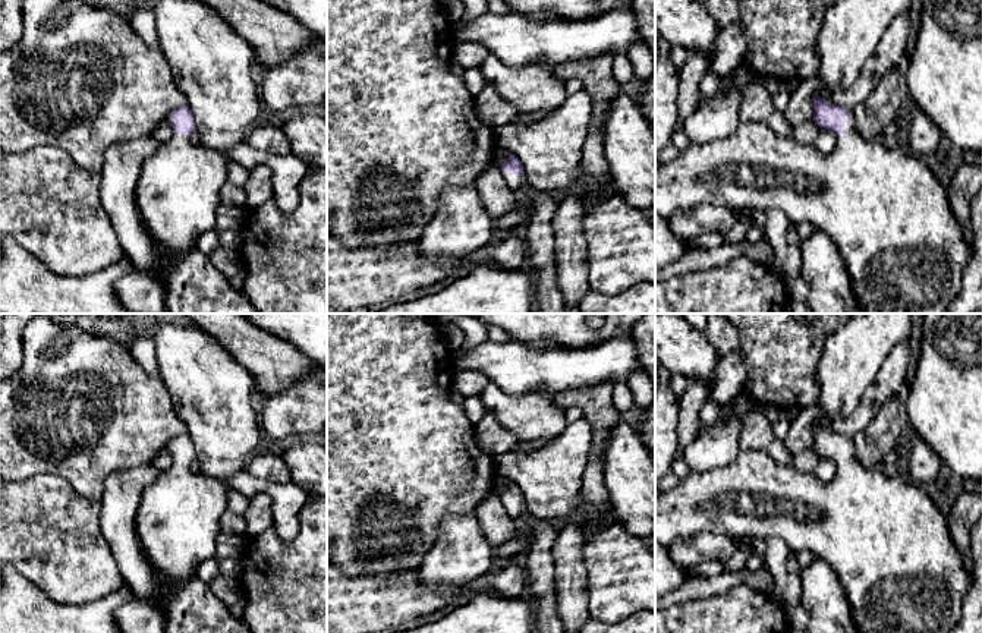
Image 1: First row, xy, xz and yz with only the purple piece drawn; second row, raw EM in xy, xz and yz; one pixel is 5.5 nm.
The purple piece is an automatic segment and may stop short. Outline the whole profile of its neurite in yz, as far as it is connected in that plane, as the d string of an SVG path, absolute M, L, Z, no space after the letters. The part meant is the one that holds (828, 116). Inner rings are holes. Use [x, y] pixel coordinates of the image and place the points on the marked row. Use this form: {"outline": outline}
{"outline": "M812 95L812 104L816 125L837 136L837 145L830 154L821 152L813 144L799 142L793 135L778 136L764 122L740 120L730 136L690 144L671 163L655 164L655 214L668 220L677 210L687 211L699 204L733 210L778 208L796 226L802 240L816 230L833 239L852 277L862 314L948 314L950 303L961 290L961 277L973 249L963 239L947 188L922 158L881 139L865 141L859 136L852 108L831 104L819 95Z"}

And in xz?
{"outline": "M510 152L500 169L503 171L503 179L507 183L507 186L516 192L520 192L523 180L522 161Z"}

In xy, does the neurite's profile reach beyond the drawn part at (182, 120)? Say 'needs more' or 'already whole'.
needs more

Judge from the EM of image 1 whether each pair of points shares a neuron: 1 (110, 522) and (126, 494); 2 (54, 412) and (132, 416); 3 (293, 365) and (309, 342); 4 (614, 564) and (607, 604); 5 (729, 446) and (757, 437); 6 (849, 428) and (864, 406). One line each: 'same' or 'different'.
1: same
2: same
3: different
4: same
5: different
6: same

